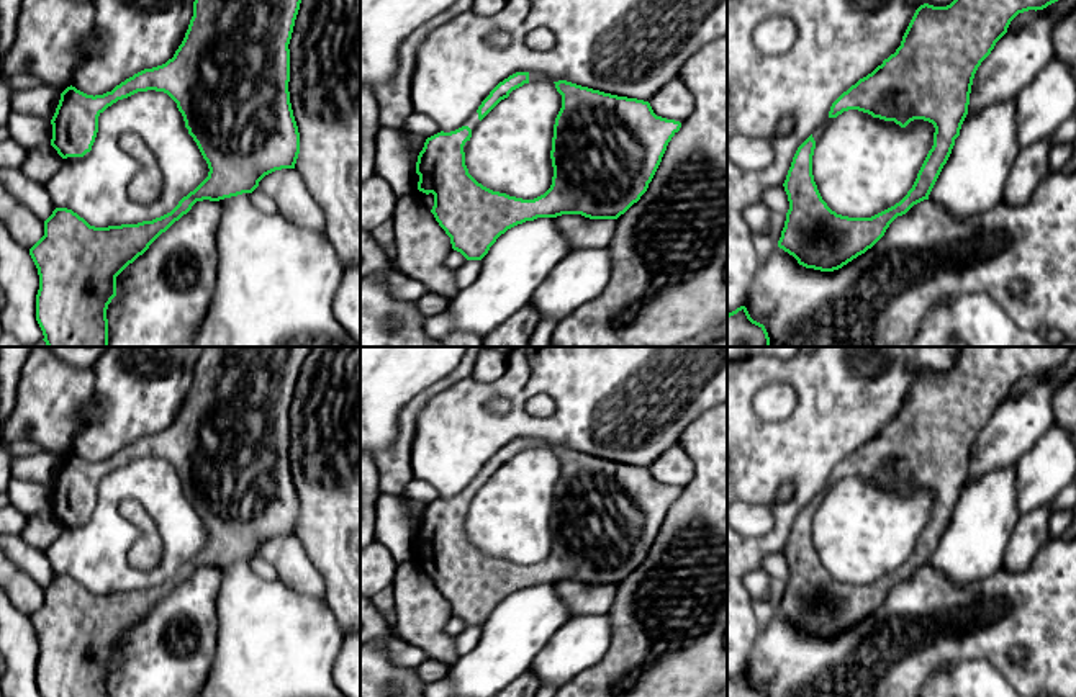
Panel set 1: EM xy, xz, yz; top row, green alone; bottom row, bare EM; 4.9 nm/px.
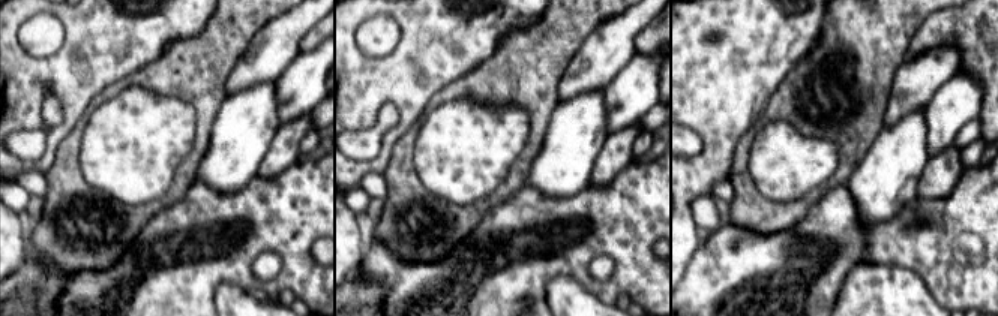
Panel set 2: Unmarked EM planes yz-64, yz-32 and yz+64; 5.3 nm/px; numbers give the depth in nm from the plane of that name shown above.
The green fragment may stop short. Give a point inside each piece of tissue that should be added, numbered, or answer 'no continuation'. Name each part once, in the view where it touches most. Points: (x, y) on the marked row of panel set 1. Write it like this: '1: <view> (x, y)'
1: xz (426, 200)

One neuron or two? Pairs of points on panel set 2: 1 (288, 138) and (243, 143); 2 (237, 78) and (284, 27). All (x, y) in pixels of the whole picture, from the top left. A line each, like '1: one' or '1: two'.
1: two
2: one

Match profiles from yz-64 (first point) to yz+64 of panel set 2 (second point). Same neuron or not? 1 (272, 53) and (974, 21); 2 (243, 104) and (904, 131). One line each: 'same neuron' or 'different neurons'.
1: different neurons
2: same neuron

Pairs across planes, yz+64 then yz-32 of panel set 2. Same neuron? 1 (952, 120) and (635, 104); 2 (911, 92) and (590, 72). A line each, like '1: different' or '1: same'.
1: same
2: same

